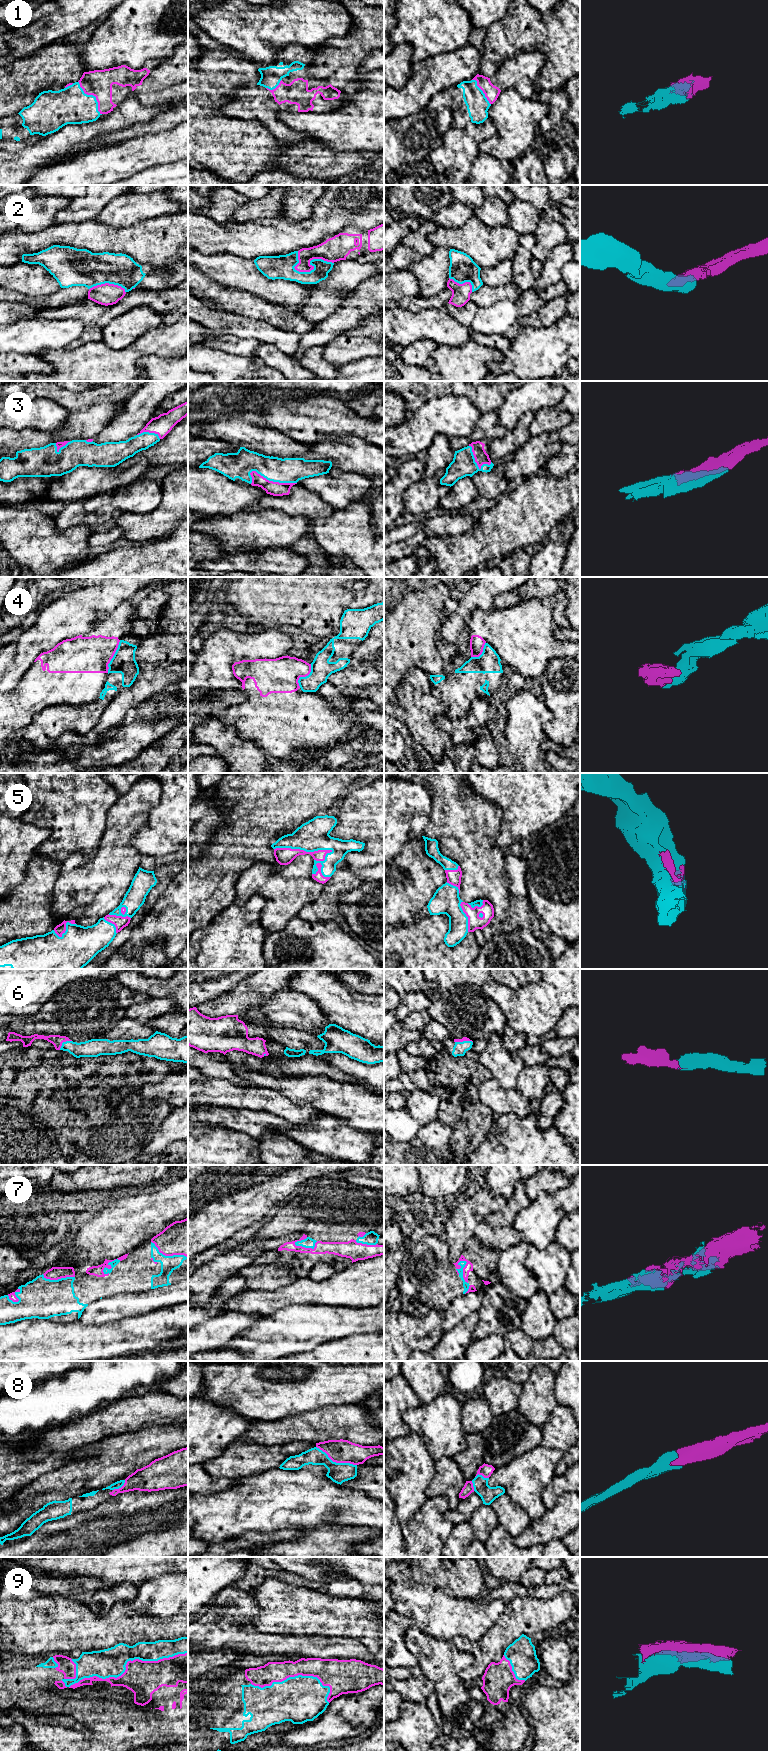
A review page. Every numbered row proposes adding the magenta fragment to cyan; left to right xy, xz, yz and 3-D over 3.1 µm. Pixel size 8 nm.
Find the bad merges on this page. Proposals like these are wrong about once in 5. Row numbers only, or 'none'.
4

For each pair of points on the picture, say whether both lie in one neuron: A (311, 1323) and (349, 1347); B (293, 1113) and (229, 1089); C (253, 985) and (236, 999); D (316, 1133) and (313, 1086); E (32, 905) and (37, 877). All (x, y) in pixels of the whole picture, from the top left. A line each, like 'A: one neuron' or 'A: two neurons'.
A: two neurons
B: one neuron
C: one neuron
D: two neurons
E: one neuron

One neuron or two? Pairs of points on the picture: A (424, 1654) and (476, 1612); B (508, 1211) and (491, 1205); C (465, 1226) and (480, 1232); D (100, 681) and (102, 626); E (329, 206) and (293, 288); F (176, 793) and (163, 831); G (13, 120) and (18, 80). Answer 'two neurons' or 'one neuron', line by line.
A: two neurons
B: two neurons
C: two neurons
D: one neuron
E: two neurons
F: one neuron
G: two neurons

